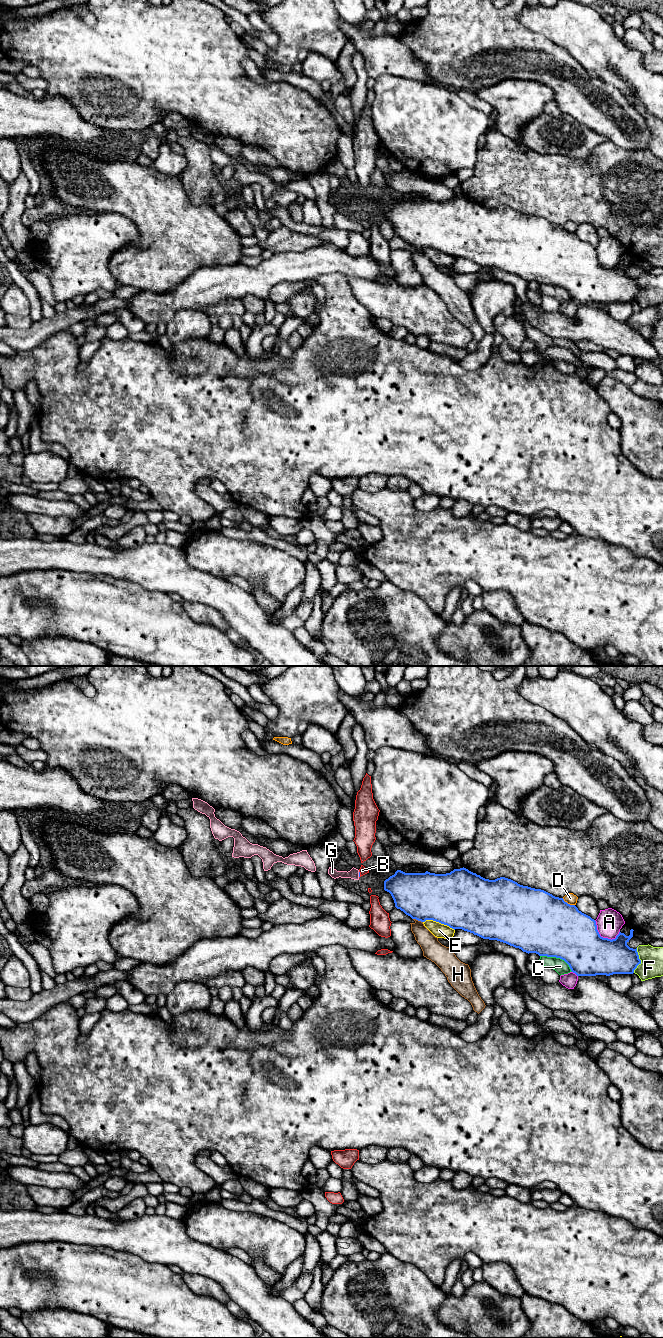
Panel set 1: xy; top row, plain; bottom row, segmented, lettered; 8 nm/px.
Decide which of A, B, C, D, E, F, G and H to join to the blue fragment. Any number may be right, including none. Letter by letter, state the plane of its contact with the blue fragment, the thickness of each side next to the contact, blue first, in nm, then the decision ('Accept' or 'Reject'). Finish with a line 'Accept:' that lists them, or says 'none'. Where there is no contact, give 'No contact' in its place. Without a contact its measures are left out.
A: Touches blue in xy. Thickness 400 nm (blue) against 200 nm. Reject
B: Touches blue in xy. Thickness 20 nm (blue) against 60 nm. Reject
C: Touches blue in xy. Thickness 480 nm (blue) against 110 nm. Reject
D: Touches blue in xy. Thickness 480 nm (blue) against 90 nm. Reject
E: Touches blue in xy. Thickness 460 nm (blue) against 120 nm. Reject
F: Touches blue in xy. Thickness 280 nm (blue) against 180 nm. Reject
G: Touches blue in xy. Thickness 20 nm (blue) against 80 nm. Reject
H: Touches blue in xy. Thickness 380 nm (blue) against 160 nm. Reject
Accept: none

